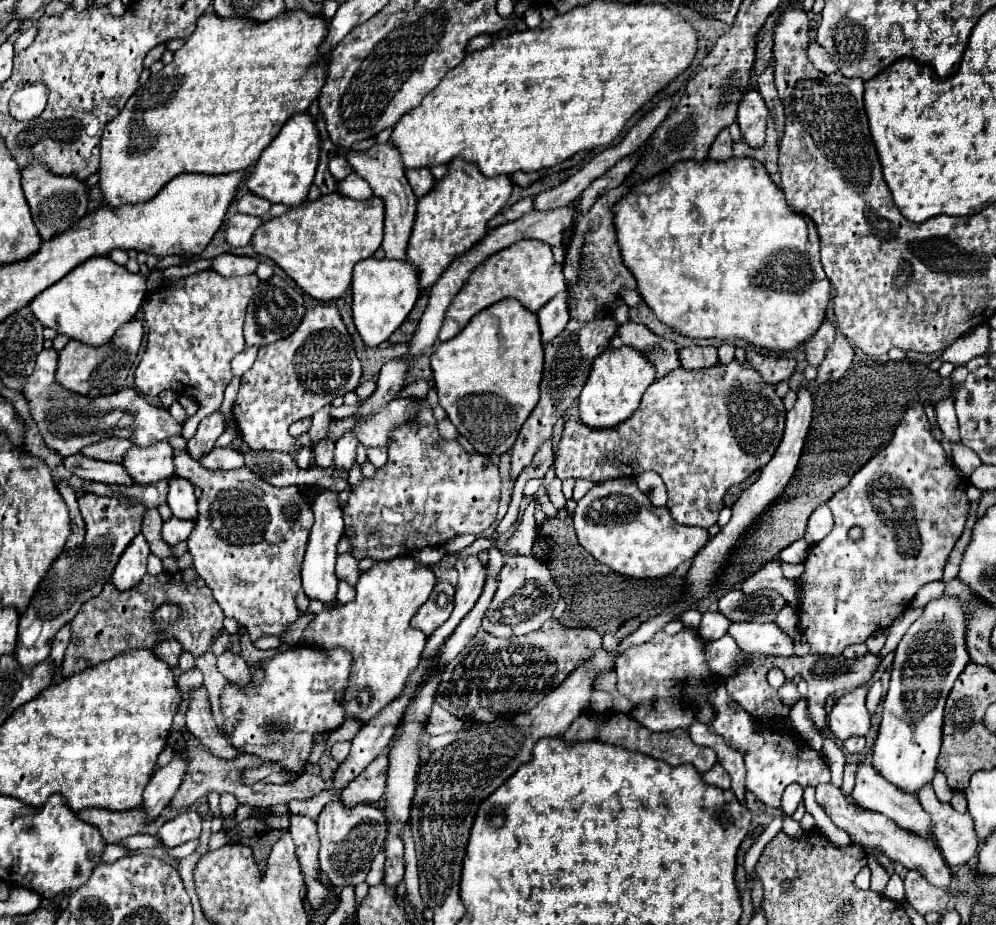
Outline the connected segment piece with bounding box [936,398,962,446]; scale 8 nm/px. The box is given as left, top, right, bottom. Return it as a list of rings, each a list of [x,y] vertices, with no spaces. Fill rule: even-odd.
[[[944,398],[936,404],[936,416],[938,416],[938,424],[942,434],[950,440],[952,446],[962,444],[958,438],[958,420],[954,414],[954,402],[950,398]]]

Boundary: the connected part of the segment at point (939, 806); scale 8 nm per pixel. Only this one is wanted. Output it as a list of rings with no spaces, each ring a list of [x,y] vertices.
[[[924,786],[918,798],[932,818],[932,834],[946,864],[956,868],[970,862],[978,852],[978,838],[970,814],[960,814],[948,802],[940,802],[932,786]]]

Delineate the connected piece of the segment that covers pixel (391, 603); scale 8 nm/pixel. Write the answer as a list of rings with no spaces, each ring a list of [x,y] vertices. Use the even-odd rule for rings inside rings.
[[[400,556],[388,562],[374,564],[368,572],[362,574],[362,578],[356,584],[356,598],[348,604],[338,604],[334,610],[320,612],[314,622],[308,624],[308,628],[302,634],[302,642],[314,648],[322,650],[334,650],[342,648],[352,654],[352,672],[348,676],[348,686],[340,698],[340,706],[346,710],[350,718],[356,718],[360,722],[368,722],[374,714],[378,714],[382,708],[386,708],[390,702],[402,696],[402,690],[406,688],[406,682],[410,674],[416,670],[420,662],[420,654],[426,642],[426,634],[422,630],[416,630],[410,626],[410,618],[416,614],[418,606],[424,604],[436,584],[436,578],[428,566],[418,564],[410,556]]]

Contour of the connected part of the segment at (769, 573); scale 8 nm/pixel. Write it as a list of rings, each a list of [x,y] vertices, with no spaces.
[[[774,560],[774,562],[766,562],[764,568],[760,572],[756,572],[752,578],[752,584],[742,584],[742,592],[746,594],[752,594],[754,590],[760,590],[760,588],[772,588],[776,592],[780,592],[788,604],[792,604],[794,608],[798,606],[798,598],[796,598],[796,584],[794,582],[788,582],[784,576],[782,576],[782,568],[780,568],[780,562]]]

